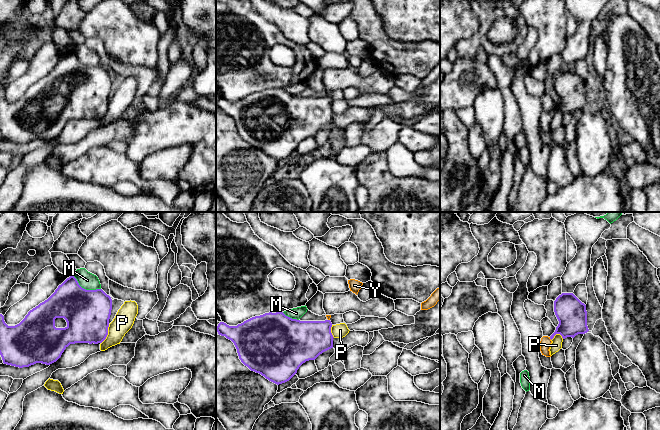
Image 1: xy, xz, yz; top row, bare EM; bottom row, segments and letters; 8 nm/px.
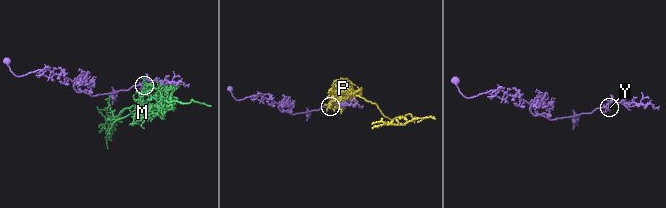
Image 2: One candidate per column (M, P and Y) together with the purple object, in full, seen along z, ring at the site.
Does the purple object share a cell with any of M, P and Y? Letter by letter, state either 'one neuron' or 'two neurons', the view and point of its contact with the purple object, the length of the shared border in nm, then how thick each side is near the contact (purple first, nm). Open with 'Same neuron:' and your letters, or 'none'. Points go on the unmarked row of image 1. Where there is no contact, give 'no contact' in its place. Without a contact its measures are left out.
Same neuron: Y
M: two neurons; meets purple in xy at (85, 65); contact 260 nm long; 360 nm thick on the purple side, 140 nm on the other
P: two neurons; meets purple in xy at (107, 110); contact 170 nm long; 360 nm thick on the purple side, 160 nm on the other
Y: one neuron; meets purple in yz at (550, 114); contact 30 nm long; 240 nm thick on the purple side, 90 nm on the other

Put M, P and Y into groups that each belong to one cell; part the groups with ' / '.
M / P / Y

